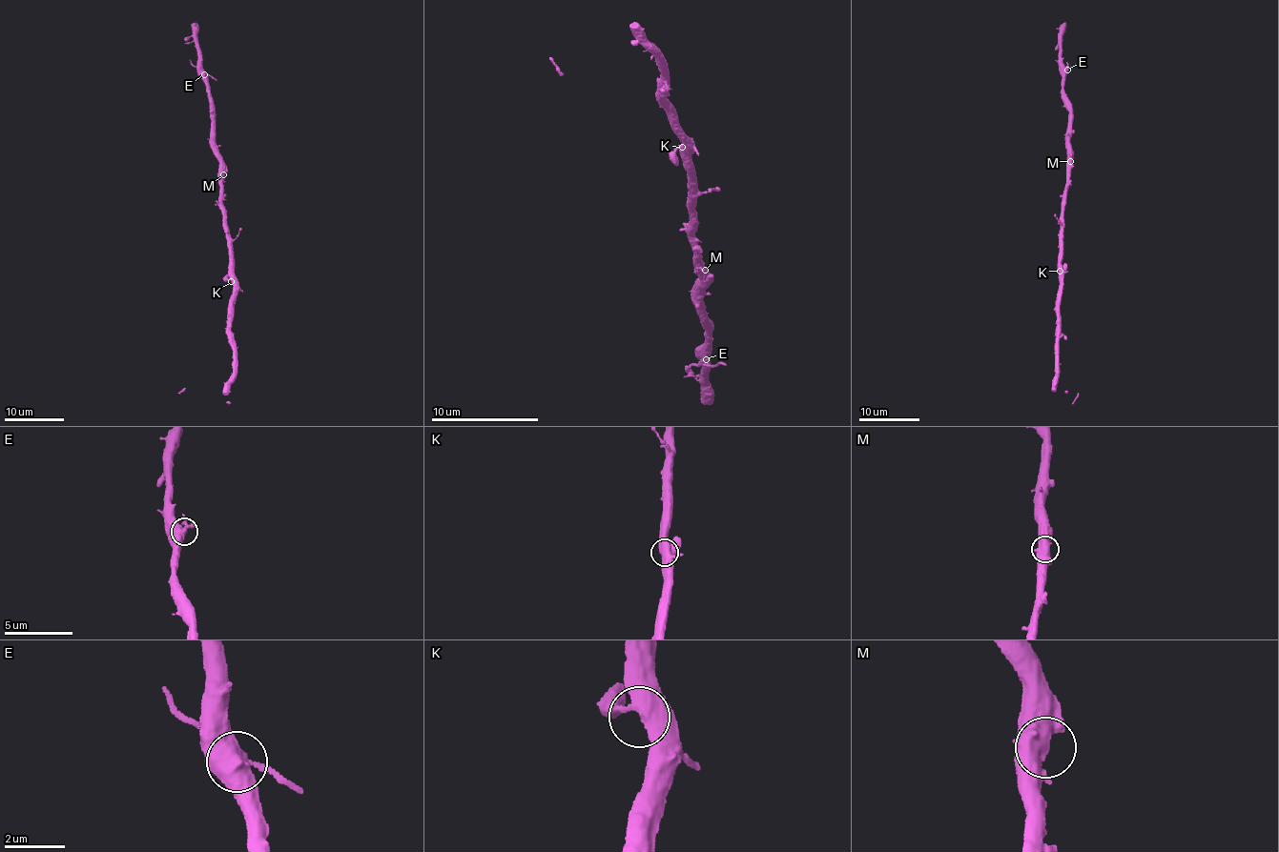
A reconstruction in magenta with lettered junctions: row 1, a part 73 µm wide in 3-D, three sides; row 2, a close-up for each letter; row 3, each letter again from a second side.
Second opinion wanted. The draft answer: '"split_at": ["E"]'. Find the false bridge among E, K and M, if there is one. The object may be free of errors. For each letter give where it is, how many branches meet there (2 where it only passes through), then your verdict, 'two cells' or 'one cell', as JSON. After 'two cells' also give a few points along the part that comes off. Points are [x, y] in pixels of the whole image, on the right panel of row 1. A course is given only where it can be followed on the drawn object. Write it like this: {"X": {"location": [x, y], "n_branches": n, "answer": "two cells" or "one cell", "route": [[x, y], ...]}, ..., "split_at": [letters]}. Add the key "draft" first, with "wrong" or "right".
{"draft": "right", "E": {"location": [1067, 70], "n_branches": 3, "answer": "two cells"}, "K": {"location": [1060, 271], "n_branches": 3, "answer": "one cell"}, "M": {"location": [1070, 161], "n_branches": 3, "answer": "one cell"}, "split_at": ["E"]}

